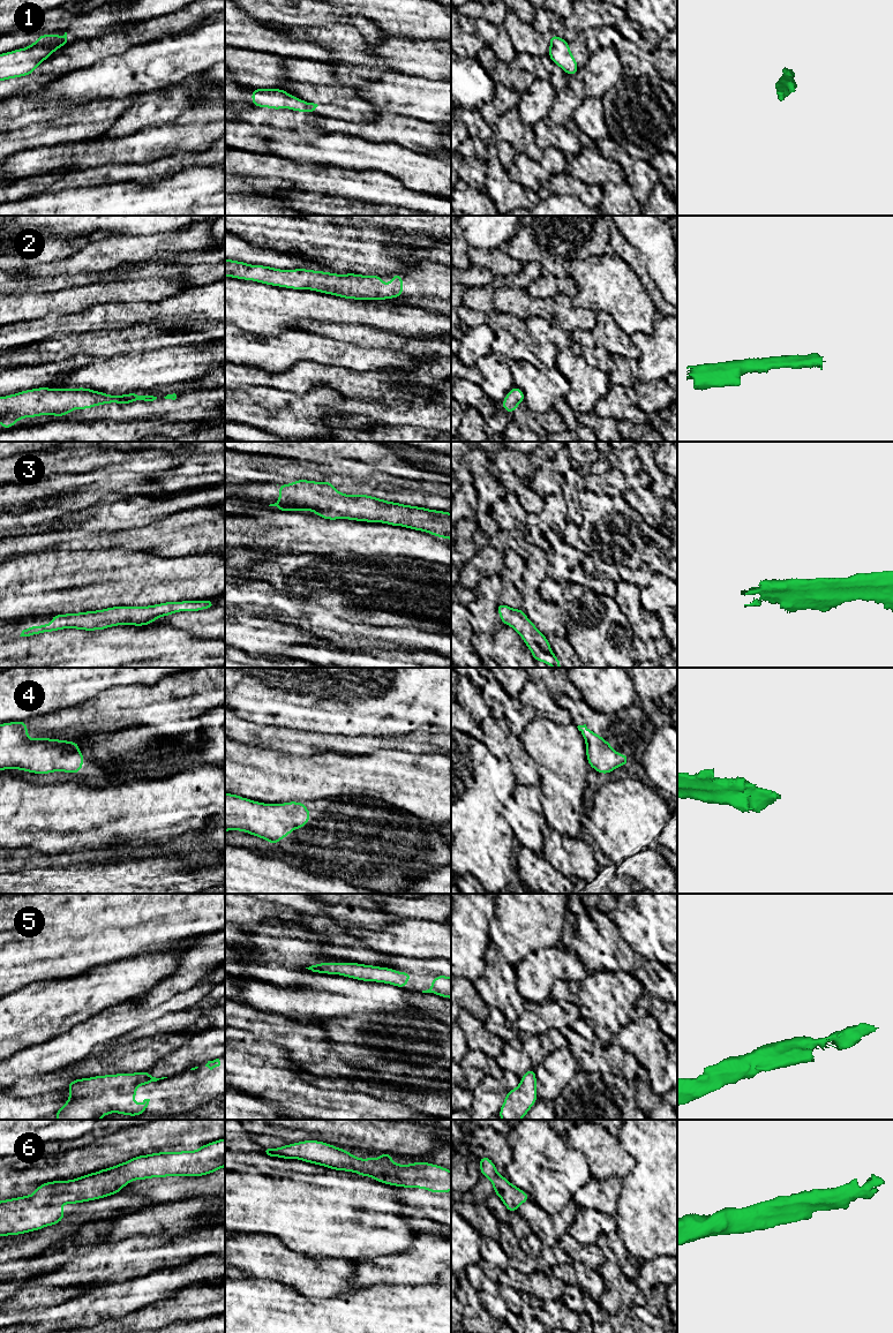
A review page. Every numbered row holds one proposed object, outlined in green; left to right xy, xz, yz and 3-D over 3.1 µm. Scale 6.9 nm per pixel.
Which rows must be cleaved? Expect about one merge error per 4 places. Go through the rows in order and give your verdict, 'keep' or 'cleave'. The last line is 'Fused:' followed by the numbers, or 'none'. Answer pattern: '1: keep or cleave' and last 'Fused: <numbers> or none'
1: keep
2: keep
3: keep
4: keep
5: keep
6: keep
Fused: none

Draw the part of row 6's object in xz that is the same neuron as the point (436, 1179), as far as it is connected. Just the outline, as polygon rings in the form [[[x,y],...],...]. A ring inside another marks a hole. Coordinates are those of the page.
[[[303,1140],[268,1149],[267,1154],[283,1159],[298,1159],[331,1168],[370,1176],[375,1181],[403,1188],[420,1188],[435,1193],[451,1191],[451,1172],[429,1162],[398,1165],[391,1160],[392,1153],[381,1153],[381,1158],[357,1158],[345,1149],[324,1142]]]

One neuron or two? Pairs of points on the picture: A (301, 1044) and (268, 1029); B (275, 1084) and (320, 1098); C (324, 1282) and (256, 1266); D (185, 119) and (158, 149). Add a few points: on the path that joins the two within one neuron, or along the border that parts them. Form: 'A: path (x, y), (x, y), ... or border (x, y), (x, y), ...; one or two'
A: path (293, 1036), (276, 1029); one
B: path (286, 1089), (308, 1096); one
C: path (307, 1274), (287, 1266), (274, 1266); one
D: path (181, 126), (165, 142); one

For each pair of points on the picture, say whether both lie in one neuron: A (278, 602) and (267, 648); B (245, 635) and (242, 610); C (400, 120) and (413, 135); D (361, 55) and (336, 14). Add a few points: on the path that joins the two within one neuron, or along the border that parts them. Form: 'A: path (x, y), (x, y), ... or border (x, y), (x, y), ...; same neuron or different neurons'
A: border (247, 615), (277, 619), (300, 627); different neurons
B: border (237, 615), (267, 618); different neurons
C: path (402, 123), (410, 132); same neuron
D: border (315, 24), (352, 24), (365, 38); different neurons

